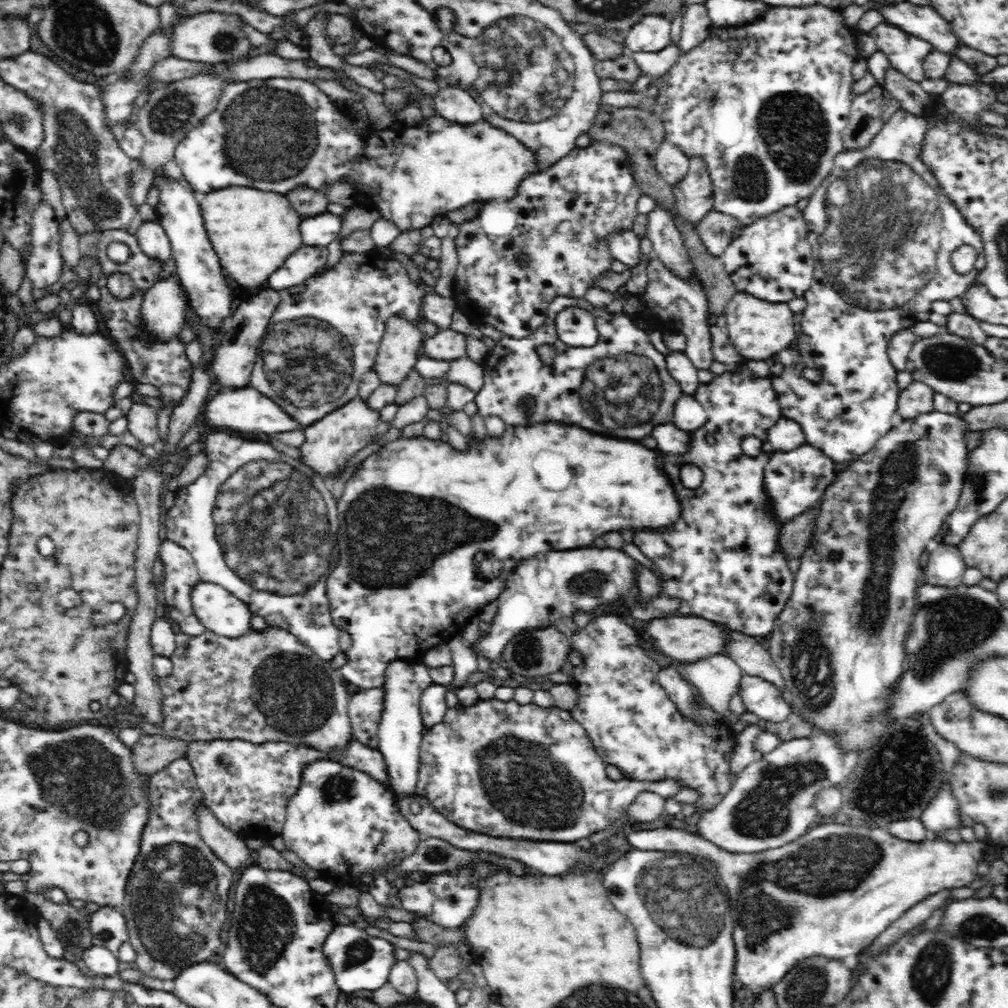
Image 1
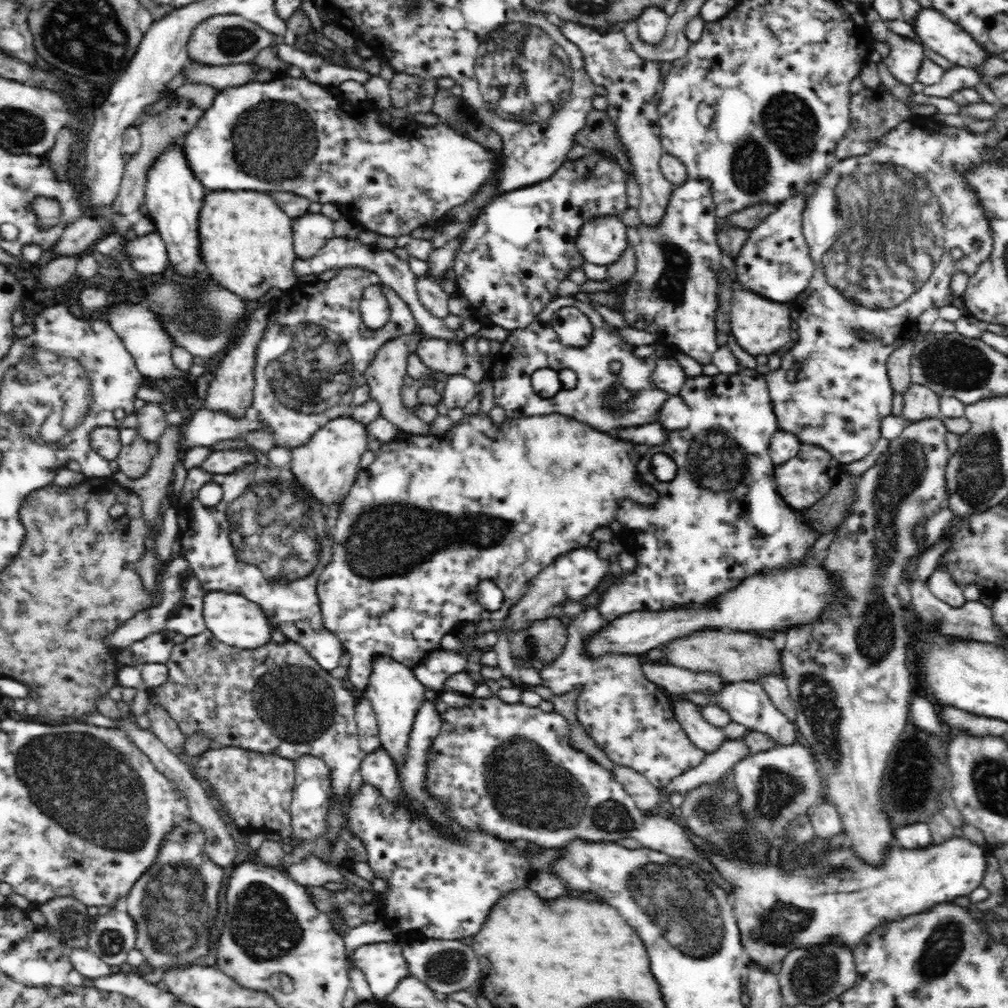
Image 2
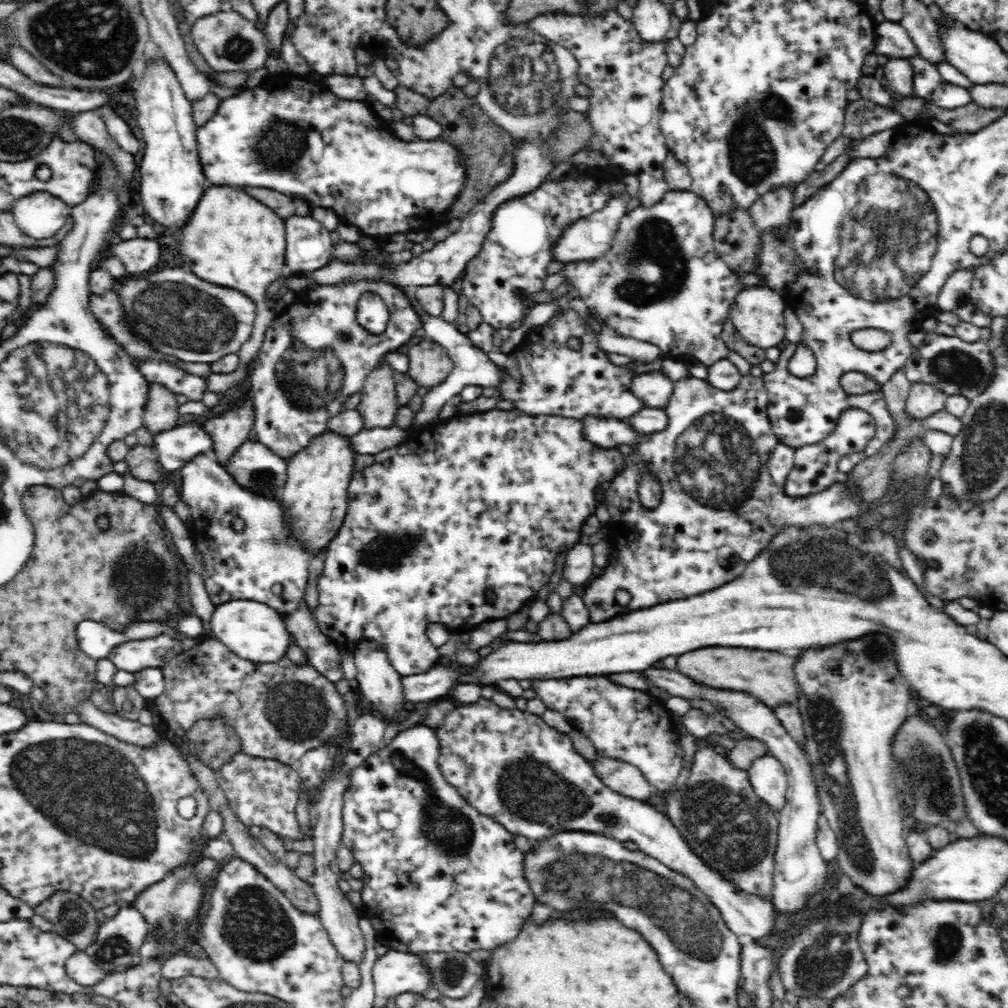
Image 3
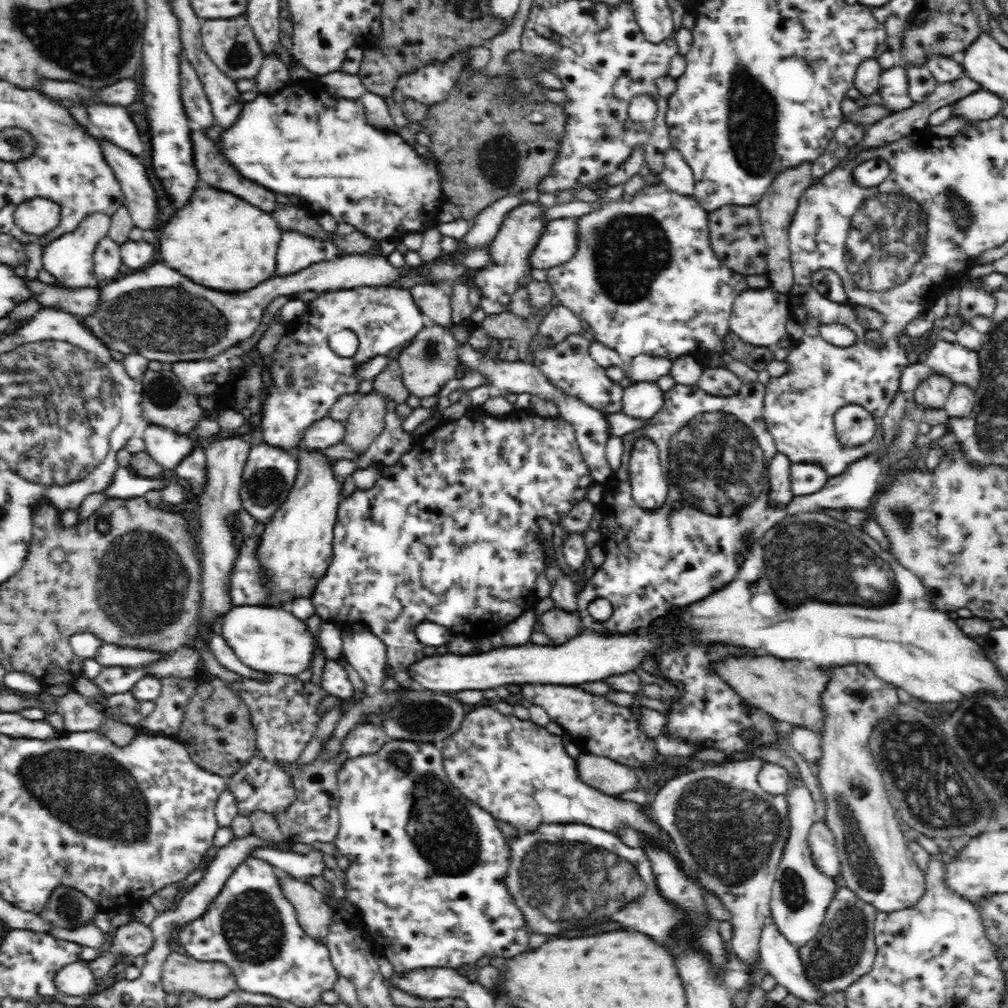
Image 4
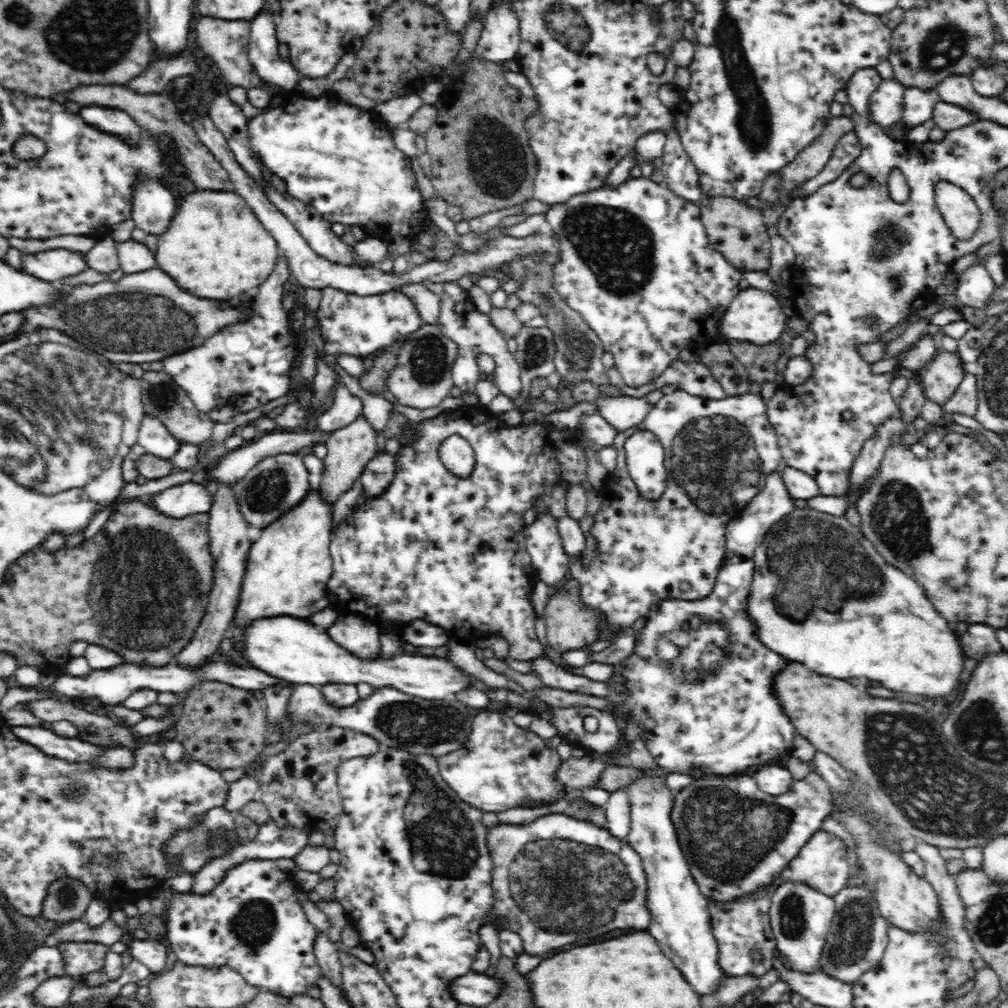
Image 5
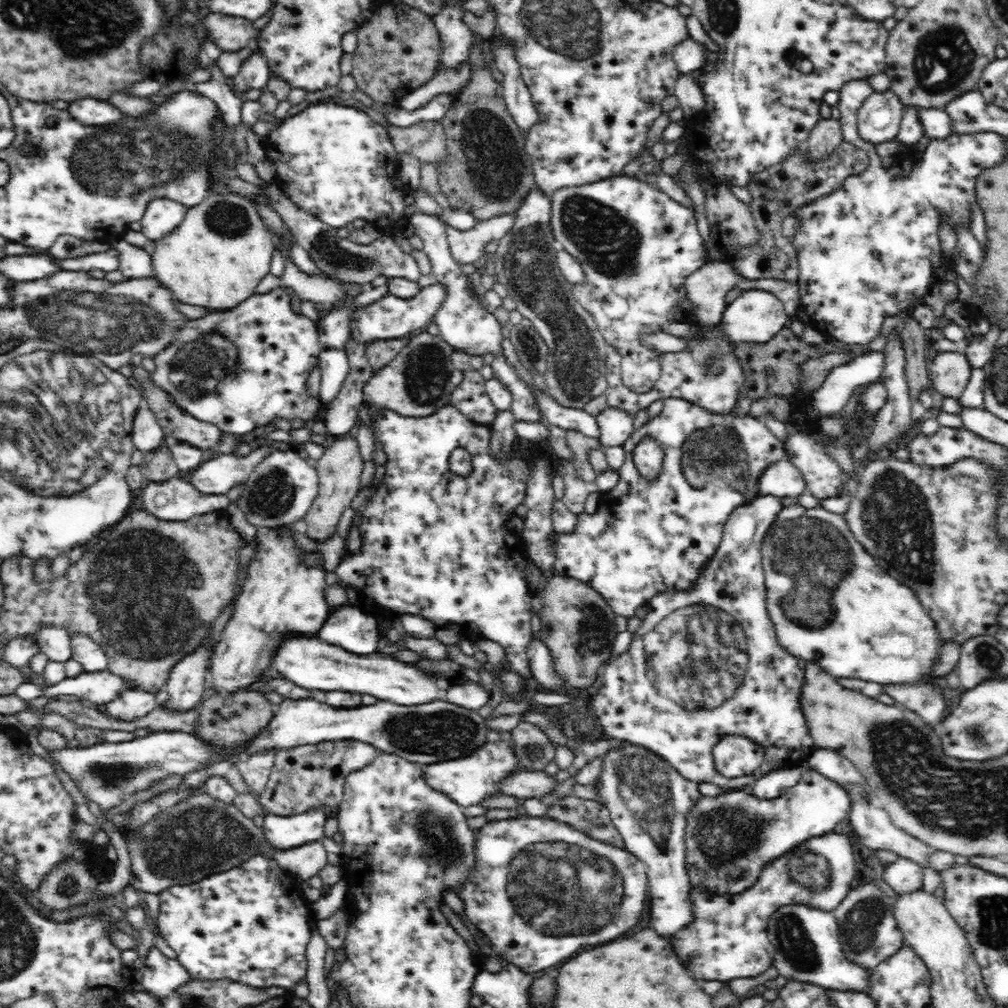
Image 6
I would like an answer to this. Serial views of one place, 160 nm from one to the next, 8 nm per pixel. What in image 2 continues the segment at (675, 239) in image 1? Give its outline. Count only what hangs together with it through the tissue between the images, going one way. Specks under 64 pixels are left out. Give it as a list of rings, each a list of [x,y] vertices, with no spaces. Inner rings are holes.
[[[562,21],[558,29],[566,39],[580,46],[585,73],[595,85],[606,90],[606,115],[610,122],[613,122],[616,134],[619,134],[618,141],[640,187],[641,201],[637,211],[642,222],[657,226],[662,222],[672,191],[676,187],[662,174],[659,160],[665,151],[659,136],[659,124],[654,124],[659,114],[656,114],[657,104],[652,102],[652,98],[655,98],[658,86],[663,81],[660,71],[662,62],[642,58],[632,48],[621,24],[608,26],[608,29],[602,32],[595,27]]]

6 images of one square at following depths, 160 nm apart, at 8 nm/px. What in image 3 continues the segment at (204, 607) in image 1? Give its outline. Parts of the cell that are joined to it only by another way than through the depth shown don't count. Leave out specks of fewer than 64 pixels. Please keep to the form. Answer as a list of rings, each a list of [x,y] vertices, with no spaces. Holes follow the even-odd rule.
[[[232,599],[215,607],[210,619],[211,631],[238,657],[254,663],[274,663],[289,656],[294,637],[286,628],[283,616],[271,606],[254,601]]]

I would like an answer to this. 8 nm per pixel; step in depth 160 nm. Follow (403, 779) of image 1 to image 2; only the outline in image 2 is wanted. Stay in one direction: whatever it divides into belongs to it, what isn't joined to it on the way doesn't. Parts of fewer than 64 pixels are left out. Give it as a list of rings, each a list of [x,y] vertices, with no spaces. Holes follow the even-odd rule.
[[[378,657],[373,663],[373,670],[370,670],[368,686],[365,687],[364,692],[377,716],[381,746],[390,753],[395,766],[400,769],[407,758],[406,746],[408,746],[414,718],[424,702],[424,694],[426,694],[424,685],[414,677],[413,669],[410,667],[390,657]]]

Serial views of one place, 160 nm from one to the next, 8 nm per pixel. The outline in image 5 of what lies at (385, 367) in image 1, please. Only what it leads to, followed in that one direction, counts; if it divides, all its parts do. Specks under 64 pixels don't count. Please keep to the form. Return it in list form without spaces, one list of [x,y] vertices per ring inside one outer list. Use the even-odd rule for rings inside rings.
[[[360,416],[346,428],[338,429],[329,433],[325,440],[327,454],[322,458],[322,470],[320,483],[317,489],[320,498],[335,503],[342,494],[353,487],[359,481],[360,475],[364,472],[366,463],[376,455],[376,432],[370,427],[366,418]]]

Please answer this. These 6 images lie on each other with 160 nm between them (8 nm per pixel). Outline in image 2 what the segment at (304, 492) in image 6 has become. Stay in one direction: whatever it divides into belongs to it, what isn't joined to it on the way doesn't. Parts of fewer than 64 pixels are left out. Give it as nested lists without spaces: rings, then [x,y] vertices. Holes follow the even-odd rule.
[[[247,448],[213,450],[201,464],[201,468],[214,474],[230,474],[234,470],[243,469],[248,463],[255,461],[255,458],[256,455]]]

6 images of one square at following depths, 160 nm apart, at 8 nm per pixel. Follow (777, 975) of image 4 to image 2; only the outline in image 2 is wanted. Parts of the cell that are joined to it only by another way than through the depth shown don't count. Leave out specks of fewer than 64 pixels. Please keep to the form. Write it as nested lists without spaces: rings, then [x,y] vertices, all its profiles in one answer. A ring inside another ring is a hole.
[[[493,694],[490,698],[473,697],[470,706],[448,707],[441,714],[441,719],[440,734],[431,744],[428,754],[426,791],[446,803],[460,828],[486,831],[506,841],[530,841],[543,848],[560,848],[580,838],[592,842],[633,838],[650,850],[662,851],[674,858],[690,859],[690,862],[702,867],[727,896],[732,896],[733,886],[714,869],[709,858],[703,858],[692,848],[691,840],[678,824],[667,818],[646,816],[649,813],[636,806],[632,796],[607,769],[571,746],[568,722],[556,711],[546,713],[539,706],[506,704]]]

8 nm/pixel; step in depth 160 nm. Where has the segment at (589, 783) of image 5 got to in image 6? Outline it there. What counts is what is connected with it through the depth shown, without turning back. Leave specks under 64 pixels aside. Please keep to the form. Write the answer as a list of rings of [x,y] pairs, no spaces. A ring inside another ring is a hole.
[[[515,771],[503,778],[501,792],[518,800],[541,798],[556,788],[554,777],[545,772]]]

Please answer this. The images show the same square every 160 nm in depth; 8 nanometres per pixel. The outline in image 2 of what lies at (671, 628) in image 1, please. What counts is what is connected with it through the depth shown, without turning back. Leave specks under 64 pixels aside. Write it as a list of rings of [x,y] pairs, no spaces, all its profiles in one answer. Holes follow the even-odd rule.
[[[706,629],[696,631],[689,637],[670,641],[666,646],[666,662],[692,672],[718,673],[724,683],[760,683],[768,675],[783,678],[781,651],[776,649],[772,639],[750,633],[732,633]]]

